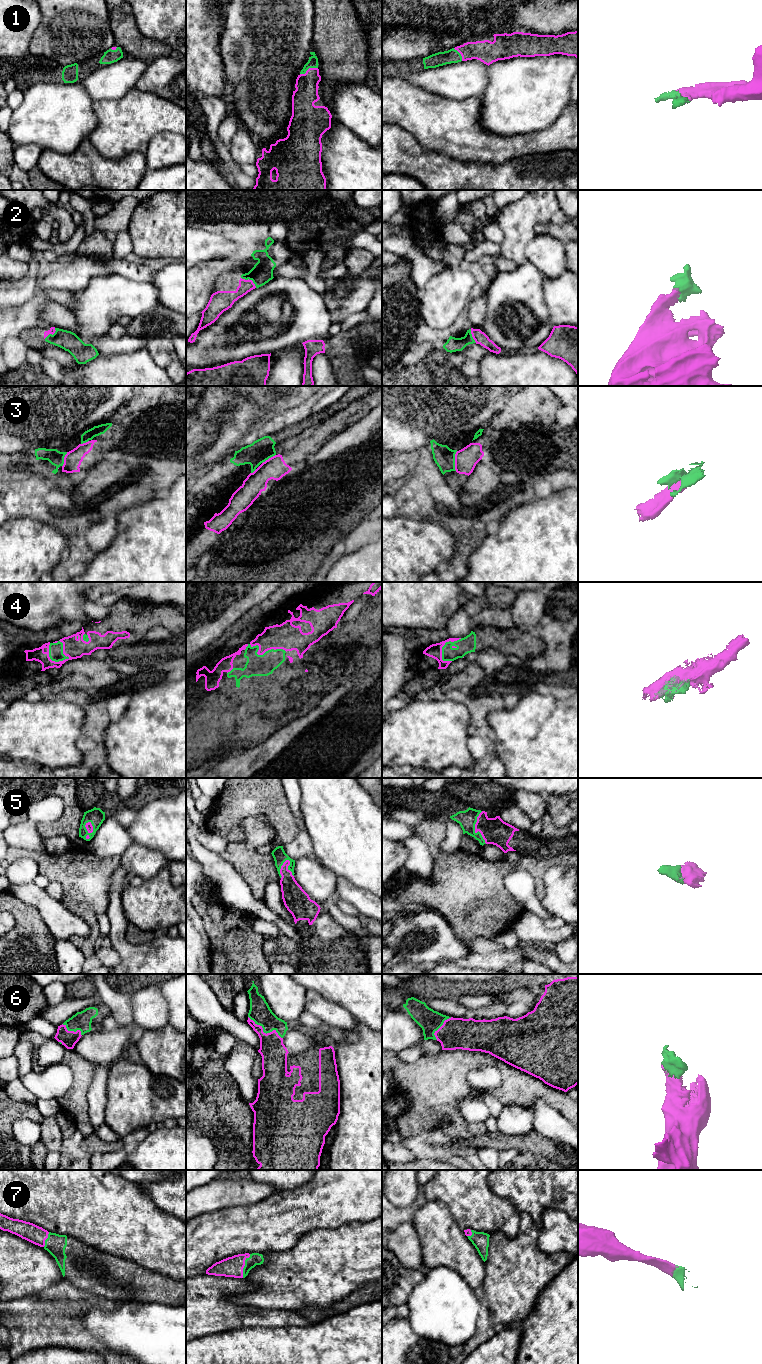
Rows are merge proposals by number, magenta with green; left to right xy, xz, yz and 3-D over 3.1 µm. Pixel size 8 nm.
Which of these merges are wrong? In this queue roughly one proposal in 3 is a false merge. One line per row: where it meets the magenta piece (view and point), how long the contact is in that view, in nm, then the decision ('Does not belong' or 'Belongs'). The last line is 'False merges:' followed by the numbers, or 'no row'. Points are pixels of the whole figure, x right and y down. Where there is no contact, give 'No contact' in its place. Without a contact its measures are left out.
1: Touches magenta at xz (308, 69). Shared border 160 nm. Belongs
2: Touches magenta at xz (250, 280). Shared border 150 nm. Belongs
3: Touches magenta at yz (455, 461). Shared border 160 nm. Does not belong
4: Touches magenta at xy (51, 660). Shared border 200 nm. Belongs
5: Touches magenta at xy (92, 831). Shared border 160 nm. Belongs
6: Touches magenta at xz (263, 1032). Shared border 340 nm. Belongs
7: Touches magenta at xz (244, 1265). Shared border 200 nm. Belongs
False merges: 3

